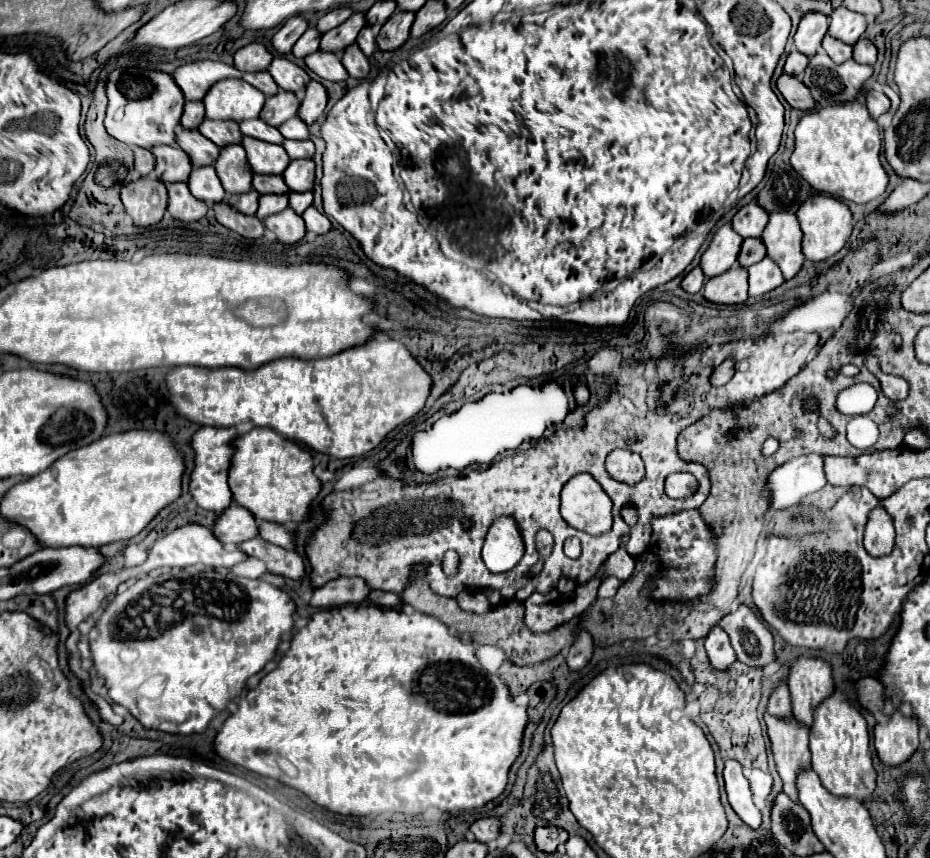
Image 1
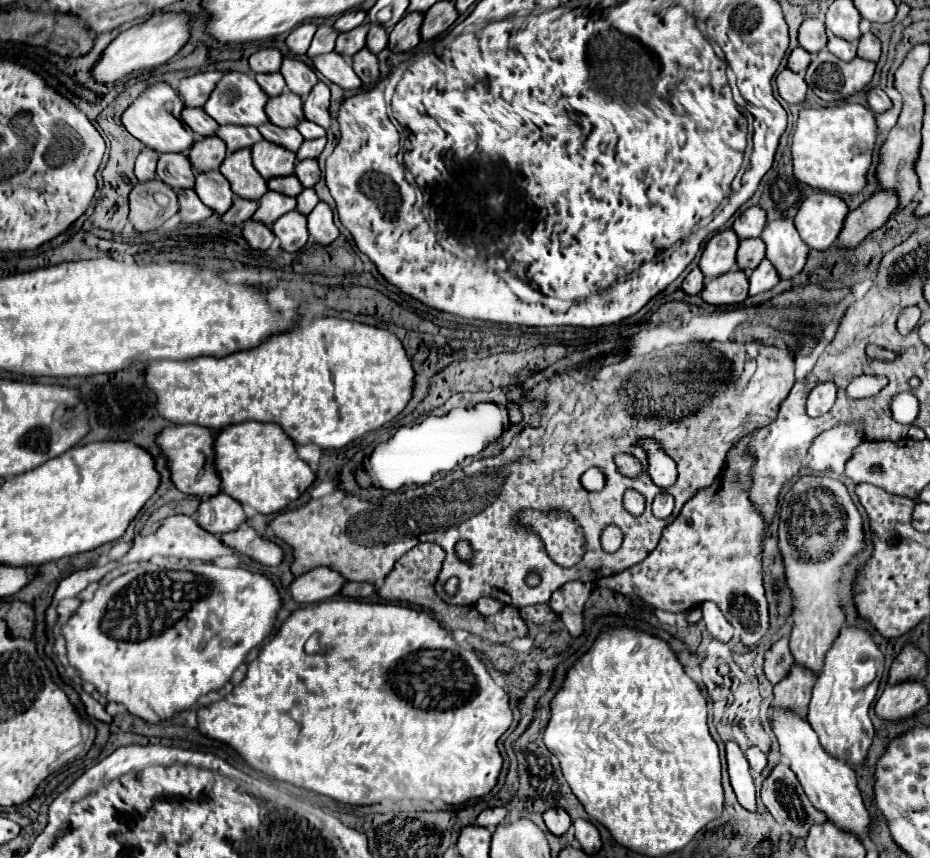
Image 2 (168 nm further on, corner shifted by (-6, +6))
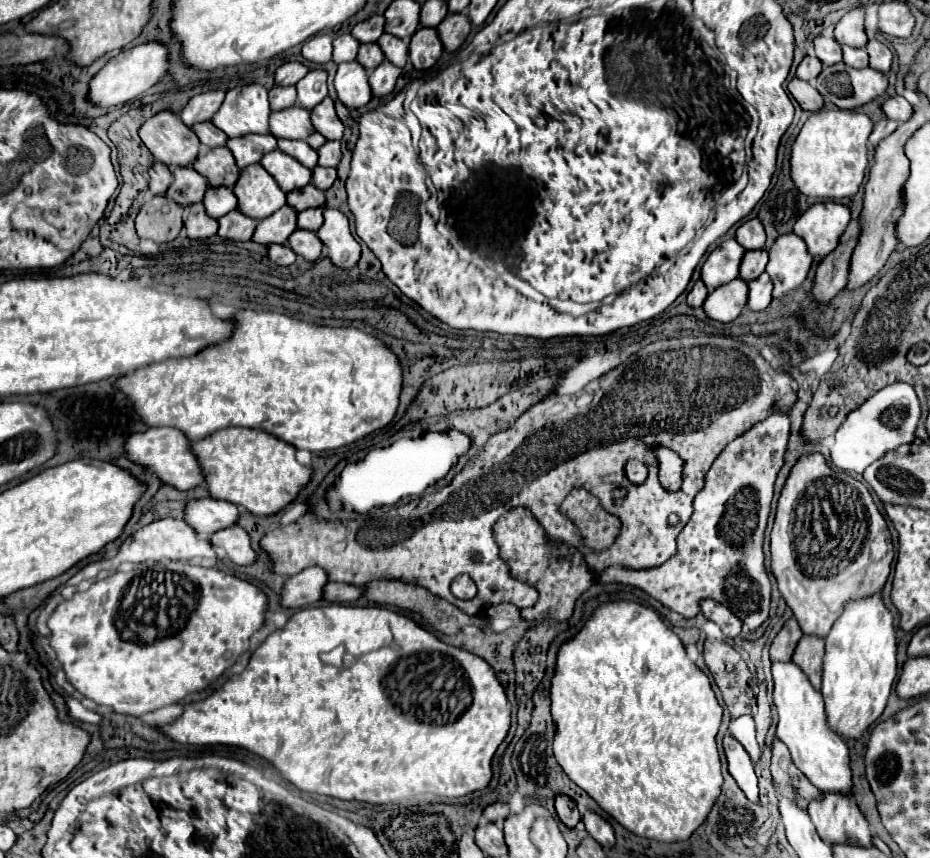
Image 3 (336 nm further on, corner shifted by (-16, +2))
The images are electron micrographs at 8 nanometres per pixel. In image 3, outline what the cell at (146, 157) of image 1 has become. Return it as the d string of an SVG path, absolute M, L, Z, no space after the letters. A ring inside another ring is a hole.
M154 162L152 168L148 170L150 174L150 186L148 190L152 194L164 194L168 190L168 186L172 184L172 174L170 174L170 168L162 162Z

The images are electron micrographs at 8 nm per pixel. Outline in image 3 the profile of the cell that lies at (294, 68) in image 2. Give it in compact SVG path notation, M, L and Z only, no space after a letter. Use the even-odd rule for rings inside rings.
M310 70L298 84L298 102L302 108L312 110L316 104L320 104L328 96L326 88L326 70Z

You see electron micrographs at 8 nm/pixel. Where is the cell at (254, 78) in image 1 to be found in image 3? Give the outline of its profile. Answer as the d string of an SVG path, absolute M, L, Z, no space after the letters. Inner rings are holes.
M278 84L270 88L270 108L272 110L284 110L296 104L296 88L288 86L288 88L280 88Z

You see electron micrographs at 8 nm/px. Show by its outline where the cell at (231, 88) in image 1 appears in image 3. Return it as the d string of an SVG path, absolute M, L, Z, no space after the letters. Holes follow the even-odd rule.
M254 82L228 90L212 122L230 138L252 132L268 134L268 114L268 90L262 84Z

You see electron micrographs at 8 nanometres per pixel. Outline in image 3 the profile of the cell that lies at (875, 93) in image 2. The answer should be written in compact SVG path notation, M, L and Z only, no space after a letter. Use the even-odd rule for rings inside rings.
M902 96L886 98L882 110L890 120L898 120L898 122L906 122L912 116L912 106Z

